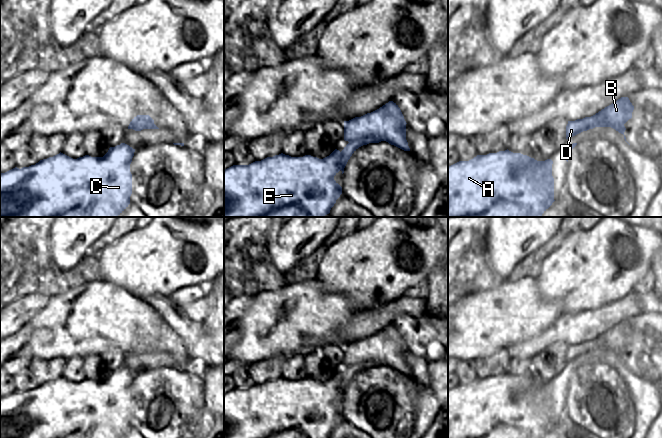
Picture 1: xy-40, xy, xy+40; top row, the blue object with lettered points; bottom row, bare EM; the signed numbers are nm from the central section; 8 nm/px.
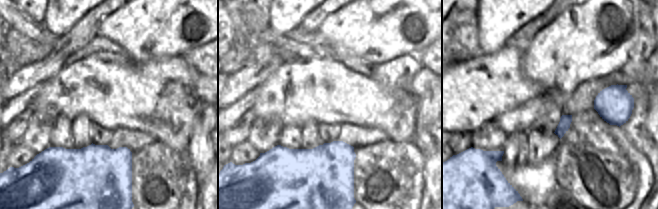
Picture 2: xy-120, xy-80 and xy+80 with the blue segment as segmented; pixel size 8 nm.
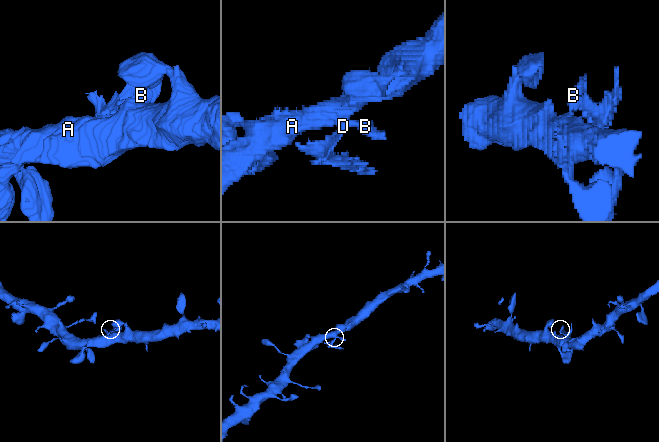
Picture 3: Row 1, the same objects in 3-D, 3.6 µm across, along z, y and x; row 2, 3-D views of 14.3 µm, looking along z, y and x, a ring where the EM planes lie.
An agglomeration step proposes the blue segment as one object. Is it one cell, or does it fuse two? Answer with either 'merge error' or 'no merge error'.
no merge error

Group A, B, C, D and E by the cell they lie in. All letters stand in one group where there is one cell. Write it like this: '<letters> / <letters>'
A B C D E

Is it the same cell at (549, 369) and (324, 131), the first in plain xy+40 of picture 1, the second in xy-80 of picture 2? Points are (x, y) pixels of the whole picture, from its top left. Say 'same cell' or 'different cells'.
different cells

